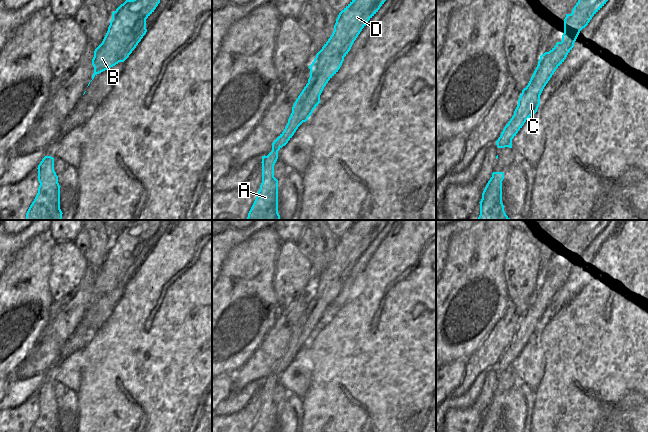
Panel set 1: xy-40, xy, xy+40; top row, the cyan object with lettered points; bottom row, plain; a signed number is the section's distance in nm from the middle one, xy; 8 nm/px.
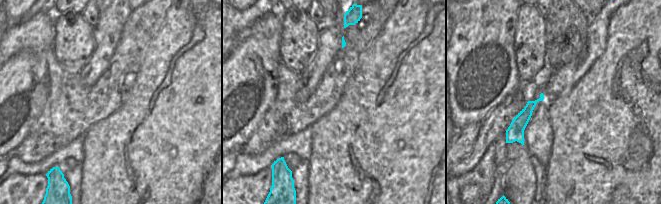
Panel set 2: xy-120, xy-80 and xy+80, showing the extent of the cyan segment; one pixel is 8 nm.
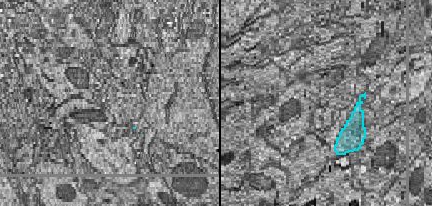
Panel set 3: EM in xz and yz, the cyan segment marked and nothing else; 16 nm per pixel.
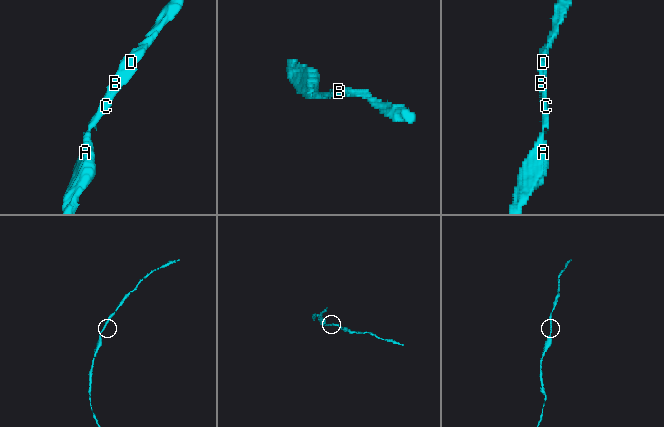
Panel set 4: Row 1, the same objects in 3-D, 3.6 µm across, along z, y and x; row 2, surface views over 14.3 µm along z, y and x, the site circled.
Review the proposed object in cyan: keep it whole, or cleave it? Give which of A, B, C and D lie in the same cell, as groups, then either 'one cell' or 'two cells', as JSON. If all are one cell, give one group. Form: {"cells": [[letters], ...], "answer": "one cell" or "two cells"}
{"cells": [["A", "B", "C", "D"]], "answer": "one cell"}

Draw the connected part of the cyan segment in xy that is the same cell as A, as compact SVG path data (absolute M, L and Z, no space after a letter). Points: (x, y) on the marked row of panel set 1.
M352 0L339 13L332 35L308 67L308 83L296 99L284 131L272 143L272 151L262 156L262 183L246 220L280 220L278 180L274 177L278 151L321 102L320 95L324 87L338 72L354 41L385 1Z

